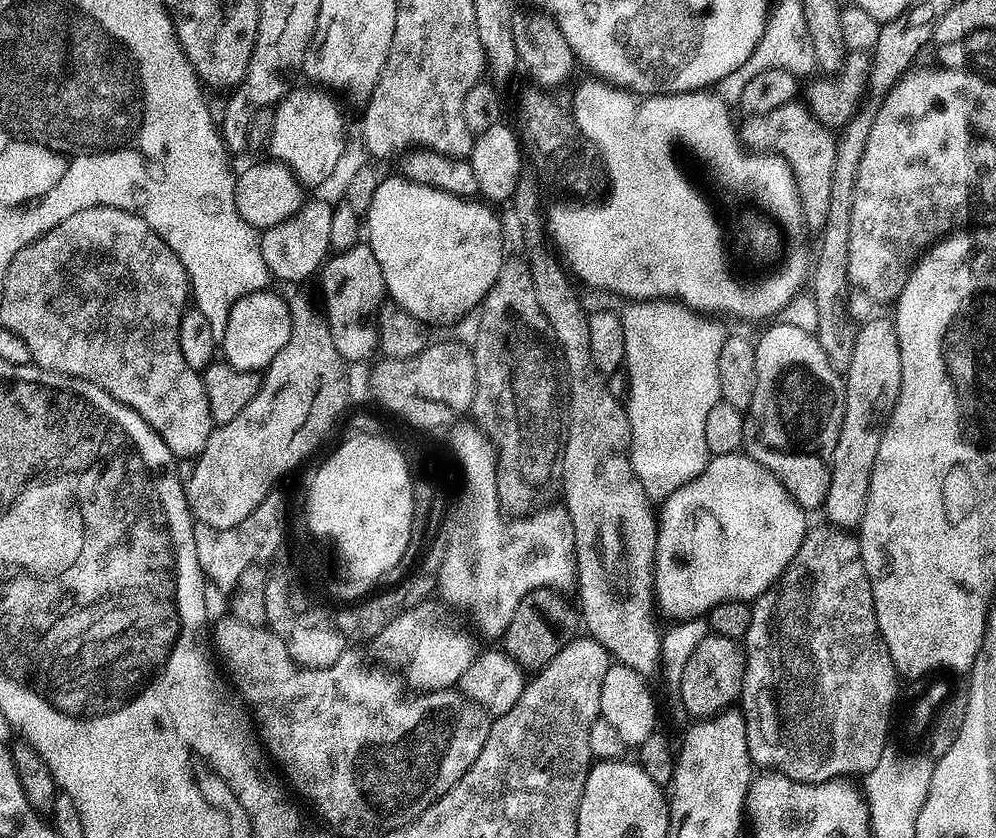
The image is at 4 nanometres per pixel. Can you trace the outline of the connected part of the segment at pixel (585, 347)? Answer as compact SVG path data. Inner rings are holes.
M528 170L521 175L520 181L518 182L518 186L514 190L514 194L512 195L512 199L510 201L510 207L513 208L514 211L516 211L516 220L518 223L520 223L520 232L522 235L524 235L524 240L526 243L529 244L532 249L529 250L528 253L526 253L526 259L528 262L528 269L530 270L530 278L534 282L534 294L538 297L538 306L542 306L542 314L546 314L546 322L550 322L550 330L554 335L556 335L556 341L558 342L558 346L562 350L562 358L566 362L566 370L568 371L568 441L566 442L566 450L564 451L564 479L562 481L562 504L563 507L568 509L568 513L570 514L570 522L574 526L574 546L576 547L576 587L574 589L575 595L580 595L580 604L578 603L578 616L579 619L582 621L582 628L584 631L584 628L589 637L591 639L597 640L600 645L606 649L606 651L611 654L619 663L625 664L626 666L630 666L630 670L638 670L638 674L642 674L645 676L645 678L652 678L652 675L657 675L658 669L660 668L660 637L662 635L661 629L656 629L656 622L652 618L652 612L654 616L654 565L656 563L656 526L658 523L658 516L657 513L654 511L654 504L653 501L649 500L648 495L646 494L646 490L642 486L642 482L638 482L638 474L634 474L634 466L632 465L632 435L630 434L630 418L628 417L628 409L625 407L625 405L622 403L621 397L615 396L614 394L610 394L610 386L608 385L608 377L603 376L600 371L598 370L598 366L594 366L594 358L590 354L590 322L588 321L588 314L589 309L587 307L584 308L584 304L582 301L579 300L578 297L576 297L576 288L577 285L574 283L573 277L569 275L569 273L566 271L565 265L561 263L559 259L556 260L554 257L552 257L553 249L551 247L543 248L540 243L543 242L544 236L546 240L546 220L545 217L542 215L542 208L540 212L540 188L542 189L541 181L538 179L537 173L532 170Z

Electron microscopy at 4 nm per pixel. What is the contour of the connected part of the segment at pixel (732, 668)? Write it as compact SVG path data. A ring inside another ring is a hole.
M710 634L694 646L690 662L682 670L682 682L678 689L680 700L692 718L716 716L731 709L739 701L744 681L744 650L737 641Z

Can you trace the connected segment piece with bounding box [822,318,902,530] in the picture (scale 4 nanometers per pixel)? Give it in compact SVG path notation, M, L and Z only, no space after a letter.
M871 318L856 329L854 354L846 371L844 385L844 417L838 442L832 451L832 469L830 470L830 490L824 499L823 515L828 515L829 525L852 530L857 527L866 510L866 494L870 490L870 474L874 470L874 458L878 458L878 442L882 442L884 427L888 425L890 414L898 402L902 386L902 354L896 333L895 323L891 319Z

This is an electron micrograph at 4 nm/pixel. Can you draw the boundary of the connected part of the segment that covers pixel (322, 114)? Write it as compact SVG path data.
M316 86L300 87L293 87L275 105L274 130L270 130L266 152L271 159L286 165L305 189L311 190L335 174L344 156L344 116L327 91Z

